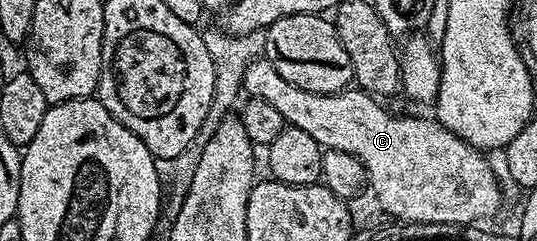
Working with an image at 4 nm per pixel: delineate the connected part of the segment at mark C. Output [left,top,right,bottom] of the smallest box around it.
[242,59,502,225]

